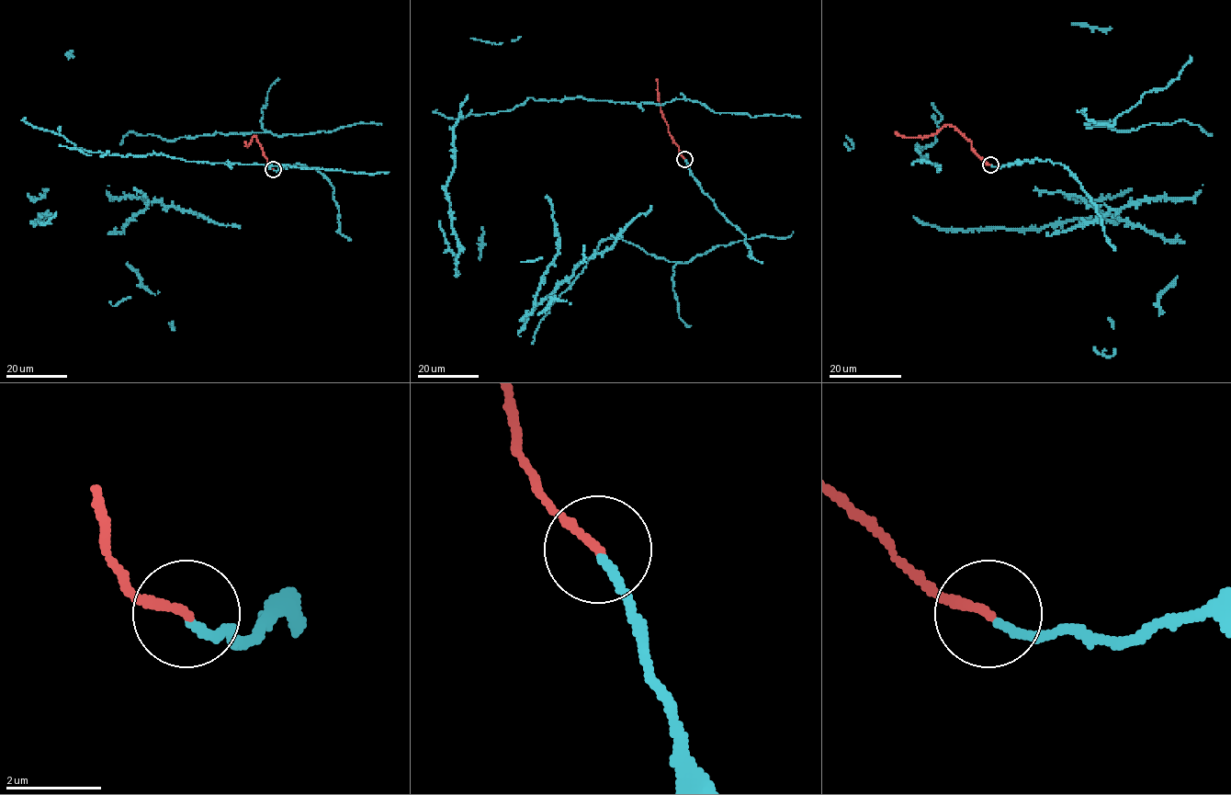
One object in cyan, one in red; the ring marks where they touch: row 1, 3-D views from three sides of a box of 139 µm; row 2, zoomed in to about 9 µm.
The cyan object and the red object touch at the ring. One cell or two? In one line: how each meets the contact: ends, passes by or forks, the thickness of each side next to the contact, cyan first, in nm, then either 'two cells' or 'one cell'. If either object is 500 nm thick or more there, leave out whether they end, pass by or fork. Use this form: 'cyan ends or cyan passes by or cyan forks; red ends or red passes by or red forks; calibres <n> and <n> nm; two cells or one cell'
cyan ends; red ends; calibres 160 and 190 nm; one cell

